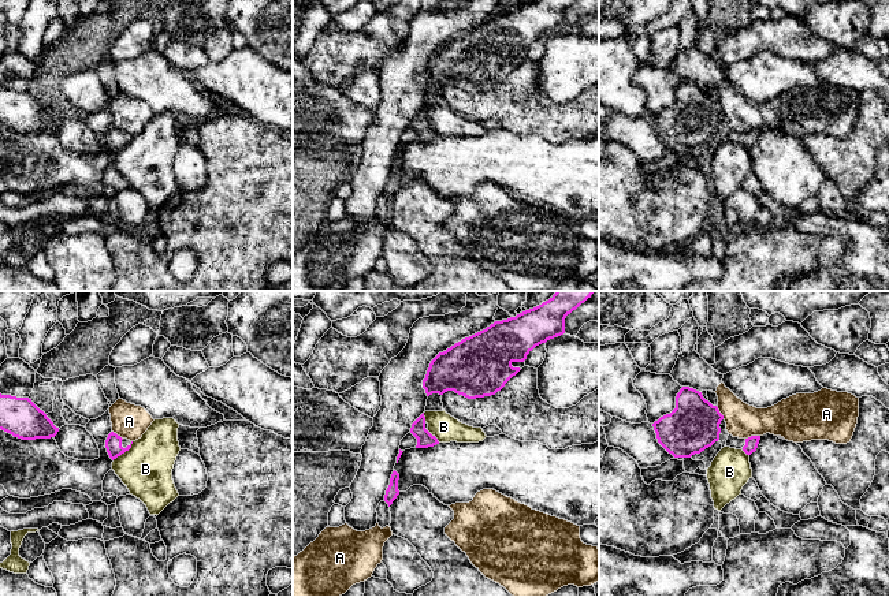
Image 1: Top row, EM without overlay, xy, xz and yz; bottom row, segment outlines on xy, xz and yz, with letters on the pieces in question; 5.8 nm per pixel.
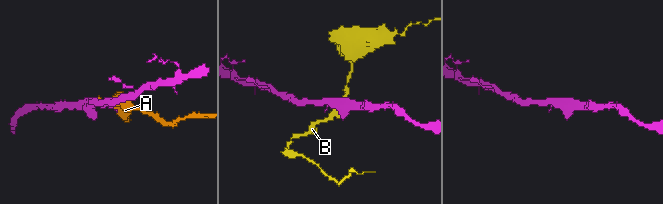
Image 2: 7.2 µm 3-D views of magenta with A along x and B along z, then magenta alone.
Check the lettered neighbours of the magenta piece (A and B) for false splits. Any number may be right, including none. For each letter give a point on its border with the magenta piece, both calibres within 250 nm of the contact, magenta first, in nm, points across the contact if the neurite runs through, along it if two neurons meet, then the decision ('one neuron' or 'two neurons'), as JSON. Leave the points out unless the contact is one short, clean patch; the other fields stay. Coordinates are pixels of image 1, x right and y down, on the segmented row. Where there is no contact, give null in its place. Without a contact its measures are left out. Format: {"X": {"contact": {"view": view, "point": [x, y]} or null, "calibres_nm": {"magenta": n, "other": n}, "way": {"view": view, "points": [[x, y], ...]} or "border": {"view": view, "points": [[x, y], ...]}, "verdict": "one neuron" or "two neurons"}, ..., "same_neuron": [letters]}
{"A": {"contact": {"view": "yz", "point": [752, 436]}, "calibres_nm": {"magenta": 80, "other": 240}, "border": {"view": "yz", "points": [[759, 435], [751, 435], [746, 439]]}, "verdict": "two neurons"}, "B": {"contact": {"view": "xy", "point": [123, 452]}, "calibres_nm": {"magenta": 100, "other": 300}, "border": {"view": "xy", "points": [[133, 441], [127, 450], [112, 459]]}, "verdict": "two neurons"}, "same_neuron": []}

